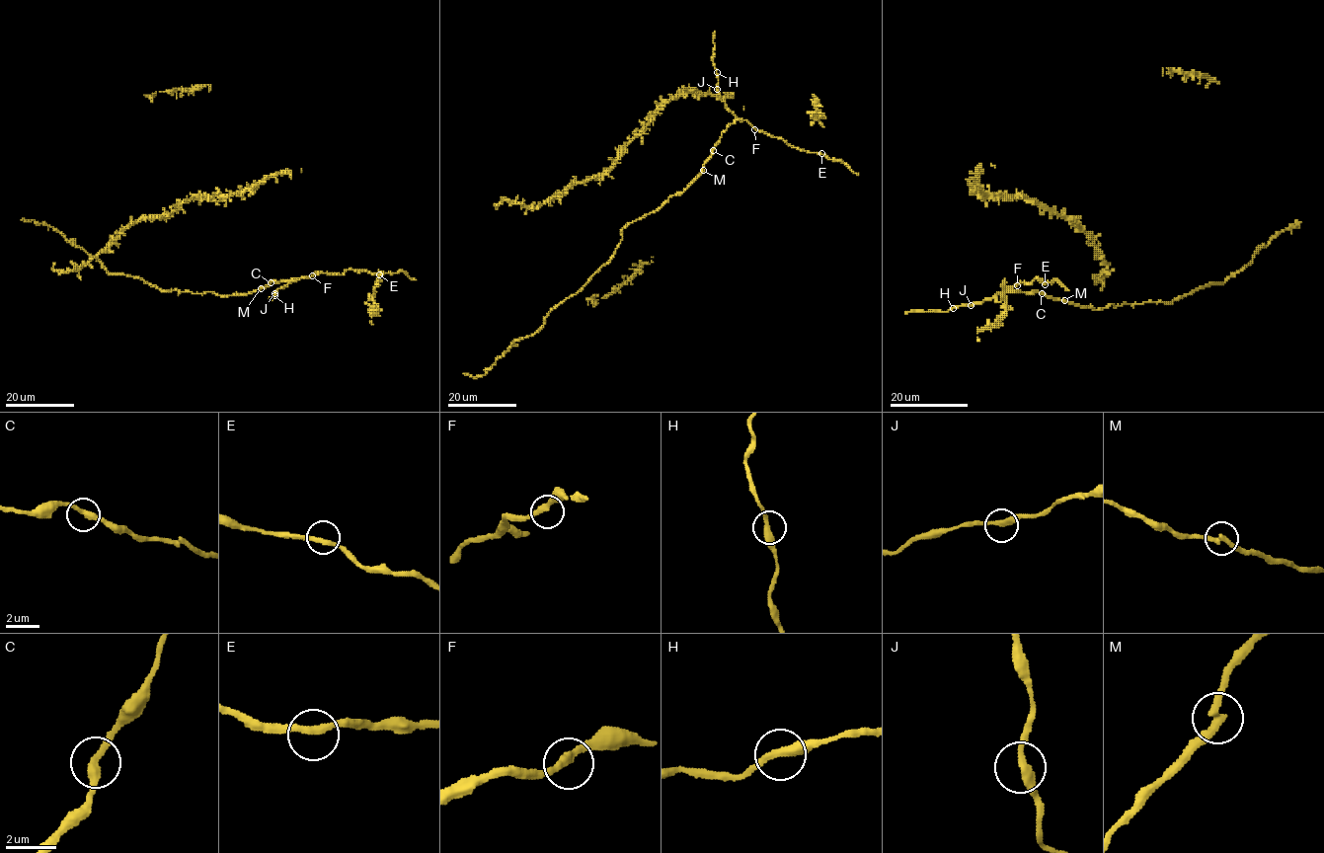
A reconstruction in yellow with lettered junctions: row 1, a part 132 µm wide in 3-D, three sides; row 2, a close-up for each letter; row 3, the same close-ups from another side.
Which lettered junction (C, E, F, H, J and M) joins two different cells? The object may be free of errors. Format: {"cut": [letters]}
{"cut": []}

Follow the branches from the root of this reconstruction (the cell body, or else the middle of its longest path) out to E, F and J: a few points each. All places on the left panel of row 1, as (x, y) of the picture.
E: (186, 291), (228, 296), (257, 291), (272, 281), (298, 280), (315, 273), (342, 274), (350, 270), (379, 274)
F: (186, 291), (214, 292), (222, 296), (245, 295), (268, 286), (272, 281), (298, 280), (312, 275)
J: (186, 291), (214, 292), (222, 296), (245, 295), (268, 286), (272, 281), (294, 280), (274, 293)

